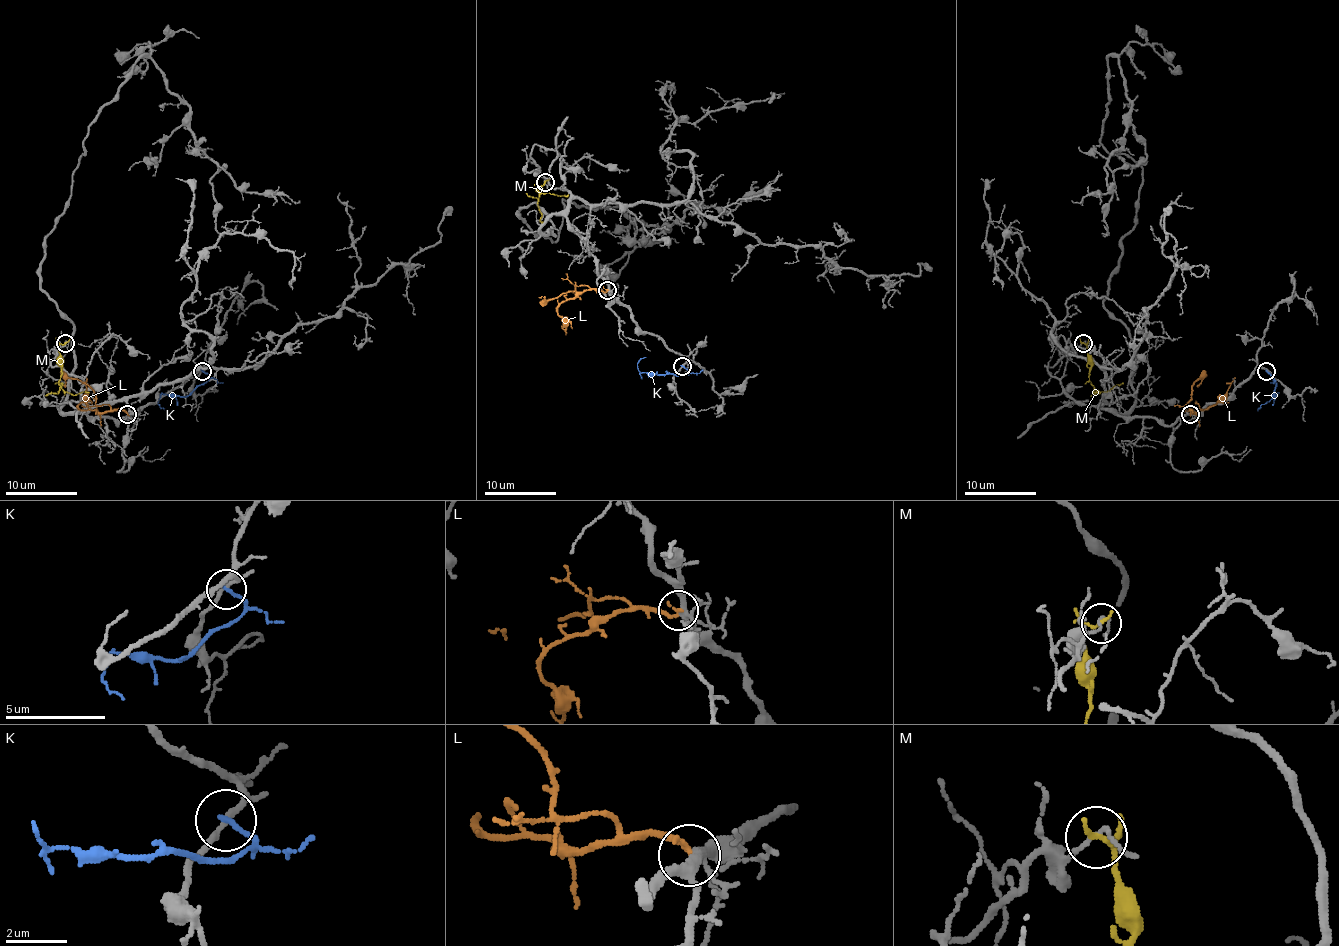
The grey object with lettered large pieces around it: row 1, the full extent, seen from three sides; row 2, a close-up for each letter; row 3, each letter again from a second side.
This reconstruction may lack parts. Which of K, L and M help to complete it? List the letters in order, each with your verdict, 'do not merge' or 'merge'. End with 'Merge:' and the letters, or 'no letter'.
K: do not merge
L: merge
M: do not merge
Merge: L

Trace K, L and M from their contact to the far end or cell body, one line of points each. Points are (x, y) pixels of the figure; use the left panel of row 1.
K: (203, 370), (208, 379), (189, 396), (162, 394), (158, 405), (165, 410)
L: (128, 414), (124, 410), (81, 410), (77, 405), (86, 392), (86, 378)
M: (65, 344), (59, 347), (59, 383)

